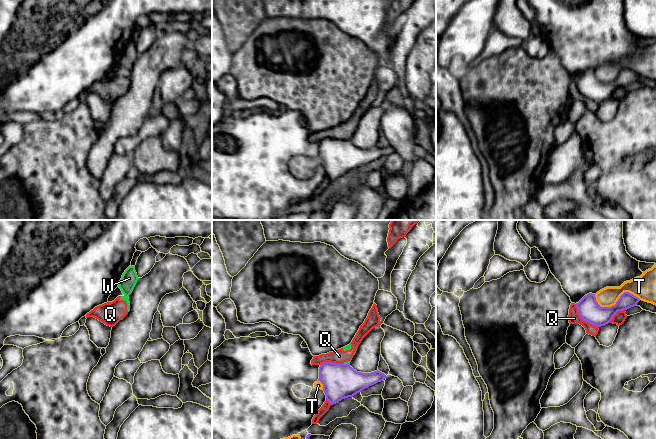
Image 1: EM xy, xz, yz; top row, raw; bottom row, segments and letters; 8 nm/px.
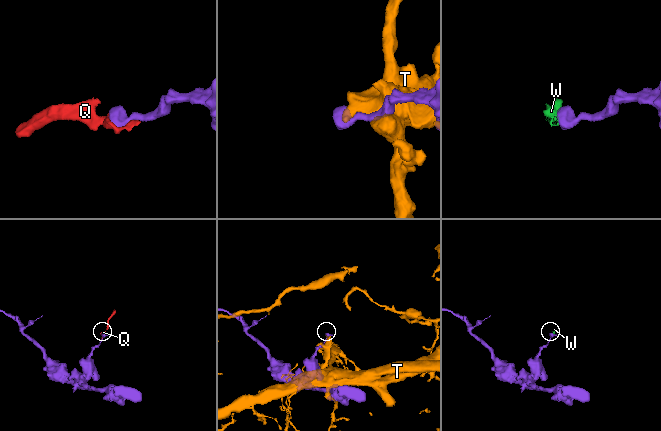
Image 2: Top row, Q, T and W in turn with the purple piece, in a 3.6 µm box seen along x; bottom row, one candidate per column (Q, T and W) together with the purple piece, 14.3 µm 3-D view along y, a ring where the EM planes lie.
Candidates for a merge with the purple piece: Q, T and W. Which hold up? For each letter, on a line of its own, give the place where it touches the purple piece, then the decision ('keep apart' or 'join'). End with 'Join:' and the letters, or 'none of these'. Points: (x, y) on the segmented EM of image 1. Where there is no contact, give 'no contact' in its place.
Q: meets purple in yz at (583, 319); keep apart
T: meets purple in yz at (616, 302); keep apart
W: meets purple in xz at (346, 364); keep apart
Join: none of these

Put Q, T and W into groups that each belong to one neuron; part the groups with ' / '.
Q W / T

